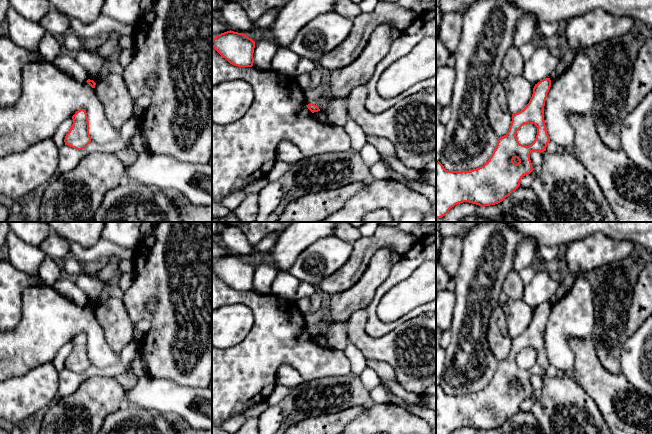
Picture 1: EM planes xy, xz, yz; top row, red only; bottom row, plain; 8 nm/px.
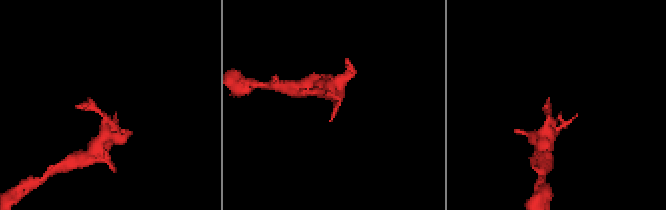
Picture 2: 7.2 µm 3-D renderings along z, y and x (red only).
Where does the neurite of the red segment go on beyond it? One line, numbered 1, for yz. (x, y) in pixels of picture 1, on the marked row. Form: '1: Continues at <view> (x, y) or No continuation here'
1: No continuation here

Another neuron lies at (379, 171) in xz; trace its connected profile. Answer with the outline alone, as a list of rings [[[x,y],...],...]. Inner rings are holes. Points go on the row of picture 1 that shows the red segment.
[[[379,160],[375,164],[373,164],[370,167],[370,172],[371,172],[371,177],[377,180],[390,178],[390,172],[386,167],[386,165],[382,162],[382,160]]]

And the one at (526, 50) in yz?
[[[531,41],[529,43],[522,45],[519,48],[520,54],[524,61],[528,61],[532,57],[535,50],[535,46],[536,46],[536,42]]]

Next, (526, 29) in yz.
[[[522,13],[514,33],[513,46],[520,48],[522,45],[535,41],[537,38],[538,22],[534,15]]]

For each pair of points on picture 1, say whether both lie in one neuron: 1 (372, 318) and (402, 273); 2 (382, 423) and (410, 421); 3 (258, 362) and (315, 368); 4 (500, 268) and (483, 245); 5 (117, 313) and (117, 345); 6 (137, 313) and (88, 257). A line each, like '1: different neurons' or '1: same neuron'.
1: same neuron
2: same neuron
3: same neuron
4: same neuron
5: same neuron
6: different neurons

